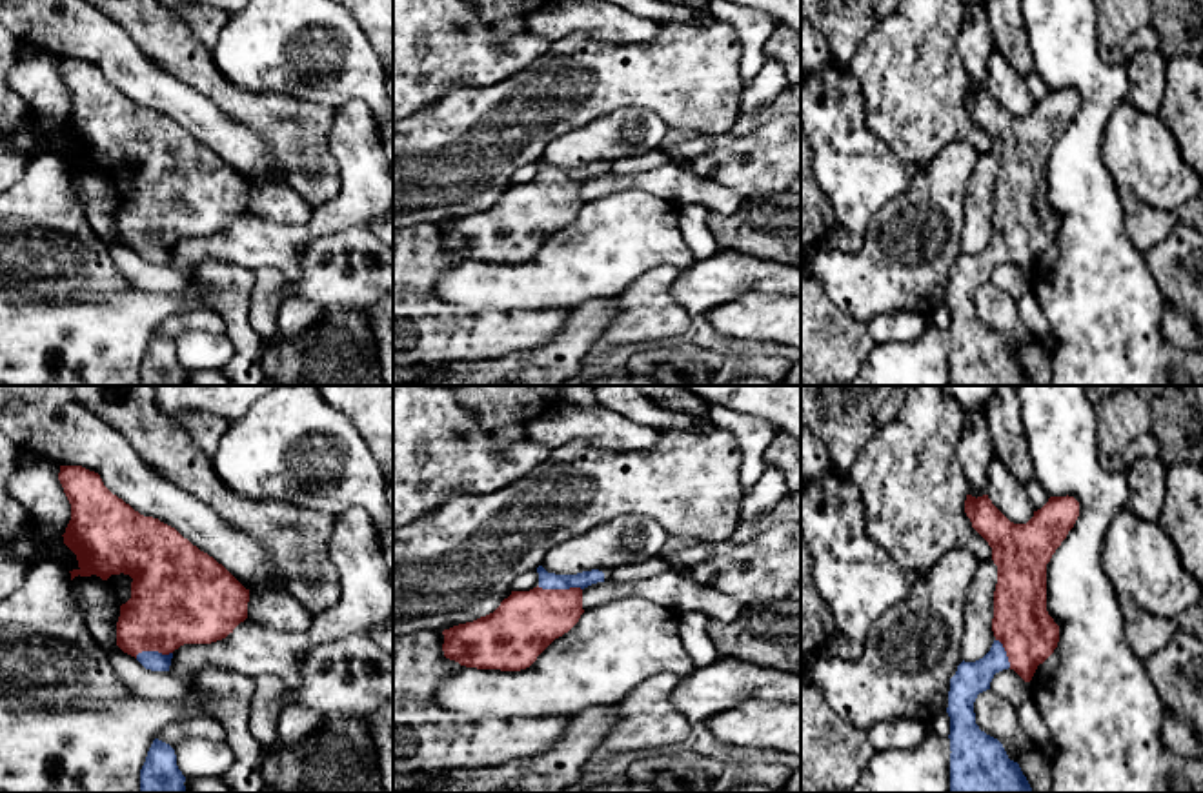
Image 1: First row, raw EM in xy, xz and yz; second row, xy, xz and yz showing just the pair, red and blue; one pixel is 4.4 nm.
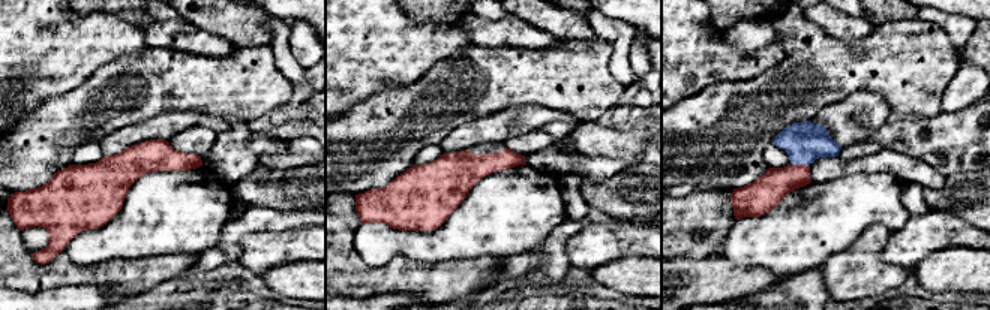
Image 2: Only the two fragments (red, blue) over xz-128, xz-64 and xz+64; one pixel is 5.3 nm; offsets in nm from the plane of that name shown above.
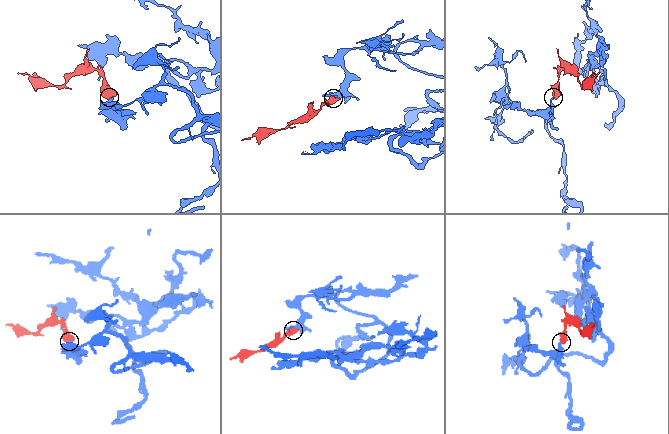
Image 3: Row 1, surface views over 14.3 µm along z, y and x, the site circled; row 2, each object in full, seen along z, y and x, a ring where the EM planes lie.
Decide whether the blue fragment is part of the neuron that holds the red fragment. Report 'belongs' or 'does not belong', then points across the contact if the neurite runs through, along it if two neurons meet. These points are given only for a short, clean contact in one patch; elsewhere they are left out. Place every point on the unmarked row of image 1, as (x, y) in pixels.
belongs; runs through xz (526, 215), (559, 182), (546, 173)

